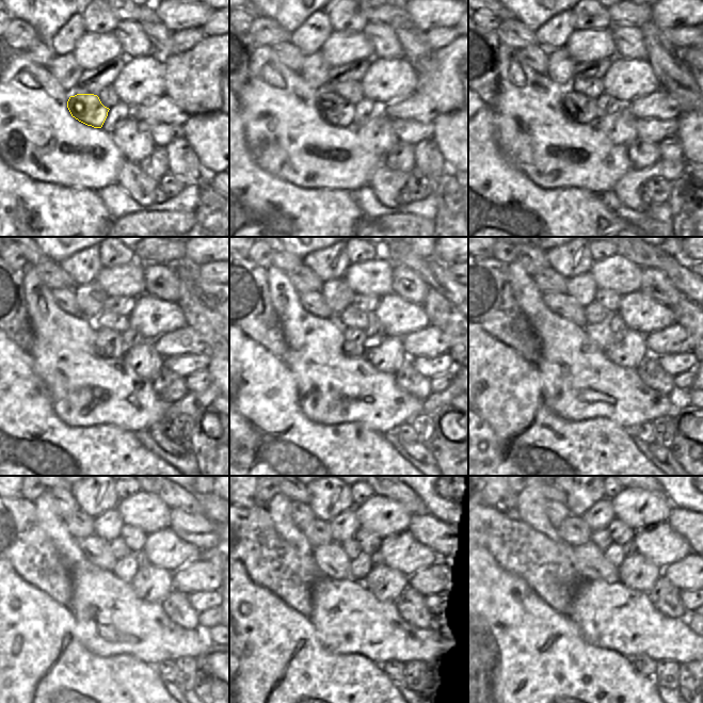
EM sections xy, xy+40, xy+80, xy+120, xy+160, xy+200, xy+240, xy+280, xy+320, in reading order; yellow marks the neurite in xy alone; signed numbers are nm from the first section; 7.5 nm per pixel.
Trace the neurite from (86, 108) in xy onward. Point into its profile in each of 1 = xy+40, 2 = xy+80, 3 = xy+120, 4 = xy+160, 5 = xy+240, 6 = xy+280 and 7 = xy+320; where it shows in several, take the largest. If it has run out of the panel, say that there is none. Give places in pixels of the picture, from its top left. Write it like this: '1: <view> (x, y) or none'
1: xy+40 (334, 109)
2: xy+80 (577, 107)
3: xy+120 (108, 344)
4: xy+160 (354, 345)
5: xy+240 (125, 569)
6: xy+280 (361, 566)
7: xy+320 (616, 553)

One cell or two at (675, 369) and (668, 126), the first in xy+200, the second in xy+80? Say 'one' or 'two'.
one

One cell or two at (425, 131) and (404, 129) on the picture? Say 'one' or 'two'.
one

